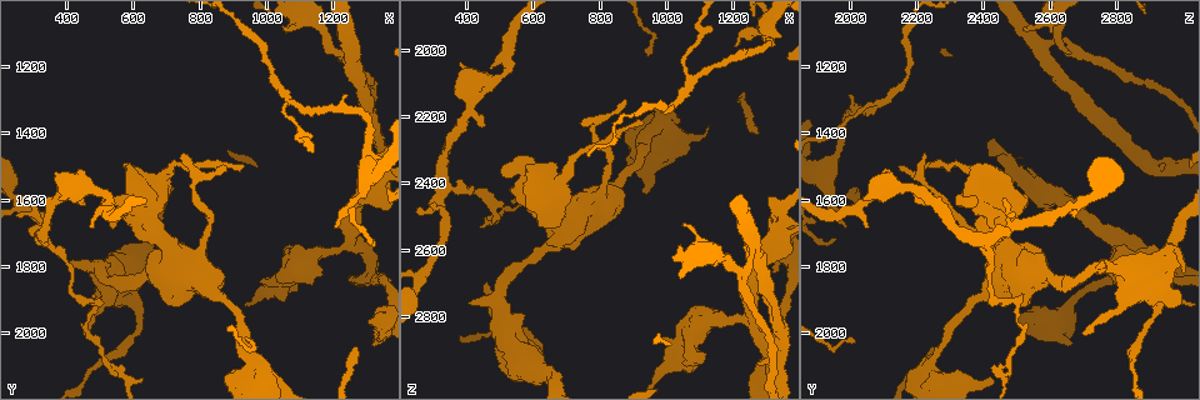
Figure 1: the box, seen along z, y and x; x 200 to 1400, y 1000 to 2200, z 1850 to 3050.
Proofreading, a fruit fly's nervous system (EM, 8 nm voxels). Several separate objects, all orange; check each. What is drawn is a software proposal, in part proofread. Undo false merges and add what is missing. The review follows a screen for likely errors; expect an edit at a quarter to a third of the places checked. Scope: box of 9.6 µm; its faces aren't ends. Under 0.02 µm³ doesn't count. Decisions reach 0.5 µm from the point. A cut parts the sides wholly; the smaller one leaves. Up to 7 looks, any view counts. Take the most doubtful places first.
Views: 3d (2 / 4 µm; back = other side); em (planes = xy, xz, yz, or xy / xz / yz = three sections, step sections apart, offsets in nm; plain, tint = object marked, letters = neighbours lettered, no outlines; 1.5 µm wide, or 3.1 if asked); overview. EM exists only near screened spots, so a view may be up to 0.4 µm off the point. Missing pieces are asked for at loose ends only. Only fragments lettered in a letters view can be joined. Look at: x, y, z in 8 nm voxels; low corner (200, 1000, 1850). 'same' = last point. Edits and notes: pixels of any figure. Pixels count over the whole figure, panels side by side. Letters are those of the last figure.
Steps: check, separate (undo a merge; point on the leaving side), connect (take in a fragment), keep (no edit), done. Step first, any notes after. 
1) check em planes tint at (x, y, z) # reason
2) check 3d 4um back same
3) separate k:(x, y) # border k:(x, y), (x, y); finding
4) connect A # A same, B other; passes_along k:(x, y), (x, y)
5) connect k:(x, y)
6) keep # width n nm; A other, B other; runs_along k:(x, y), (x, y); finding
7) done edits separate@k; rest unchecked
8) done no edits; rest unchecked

check 3d 4um at (580, 1510, 2360) # an open end

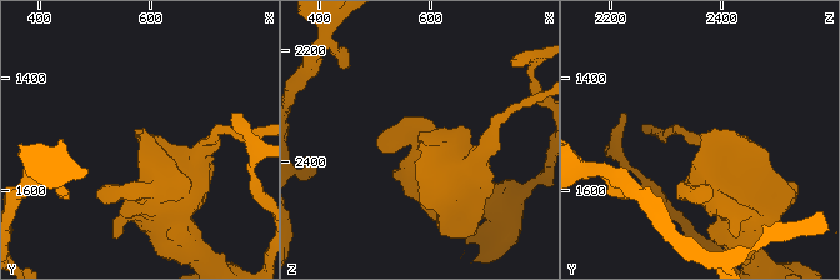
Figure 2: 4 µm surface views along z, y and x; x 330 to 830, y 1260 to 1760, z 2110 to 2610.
check em xz step 8 tint at (580, 1525, 2360) # need the tissue

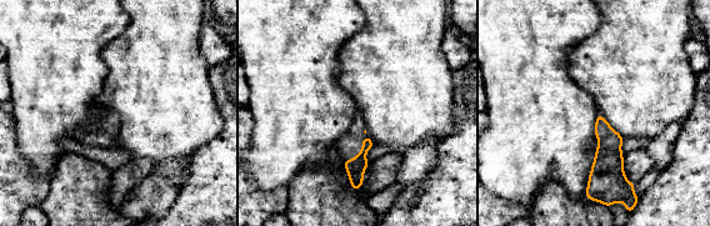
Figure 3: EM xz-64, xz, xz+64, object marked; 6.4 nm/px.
check em planes letters same # cut it another way

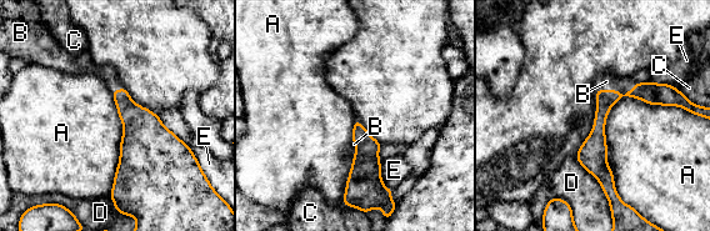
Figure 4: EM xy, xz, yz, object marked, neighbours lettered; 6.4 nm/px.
connect B # A other, B same, C other, D other, E other; passes_along 4:(654, 94), (616, 91), (606, 81); it goes on there

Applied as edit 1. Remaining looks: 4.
check 3d 2um at (410, 1790, 2760) # an open end

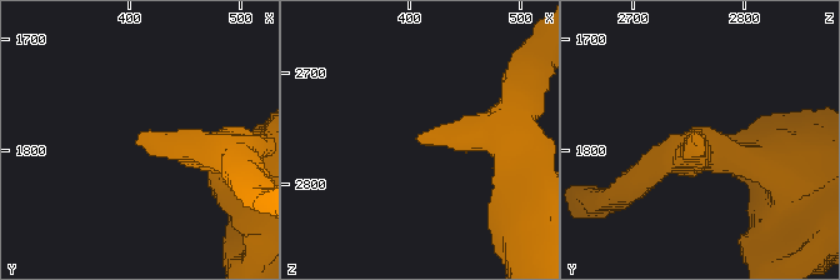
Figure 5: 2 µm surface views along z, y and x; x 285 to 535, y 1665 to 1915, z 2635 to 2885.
check em 3.1um xz step 16 letters at (406, 1790, 2756)

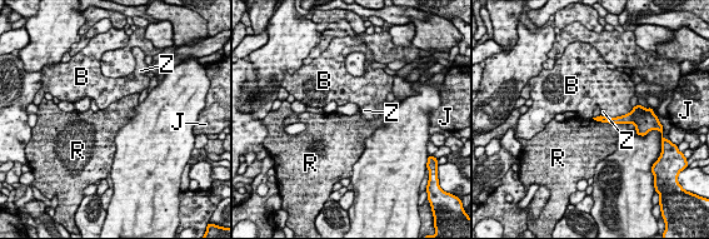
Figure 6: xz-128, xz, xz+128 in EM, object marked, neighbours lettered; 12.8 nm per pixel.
check em 3.1um planes letters same

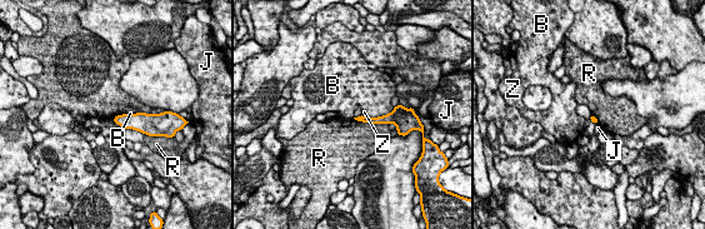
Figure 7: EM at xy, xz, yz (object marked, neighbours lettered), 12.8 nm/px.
keep # B other, J other, R other, Z other; runs_along 7:(389, 117), (379, 120), (364, 119); no lettered fragment goes on from it

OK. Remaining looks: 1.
done edits connect@4; rest unchecked

